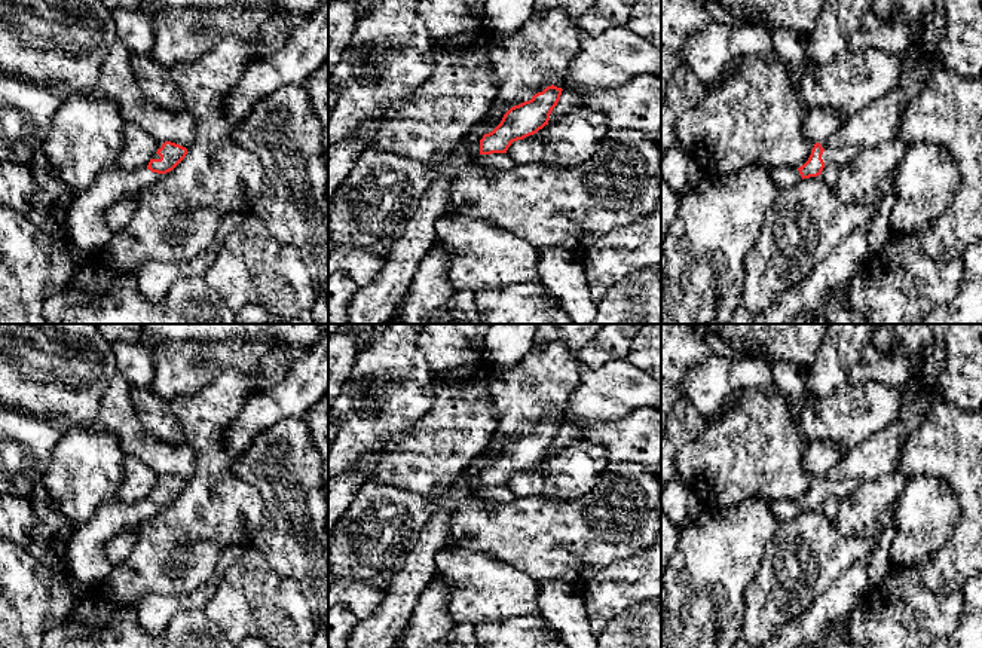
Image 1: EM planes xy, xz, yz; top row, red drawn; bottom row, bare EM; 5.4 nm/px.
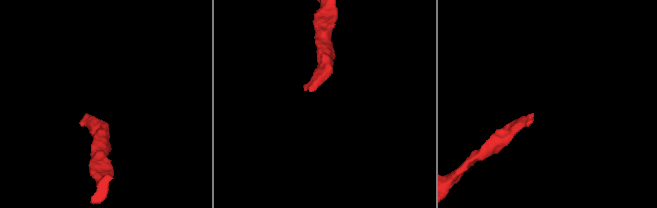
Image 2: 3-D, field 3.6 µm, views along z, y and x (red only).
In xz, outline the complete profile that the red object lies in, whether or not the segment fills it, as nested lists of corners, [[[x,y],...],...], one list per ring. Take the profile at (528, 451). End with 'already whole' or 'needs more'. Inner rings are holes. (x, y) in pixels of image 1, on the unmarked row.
[[[551,418],[529,434],[511,440],[501,456],[480,473],[480,487],[507,486],[514,474],[533,468],[548,458],[562,424],[562,421]]]; already whole

